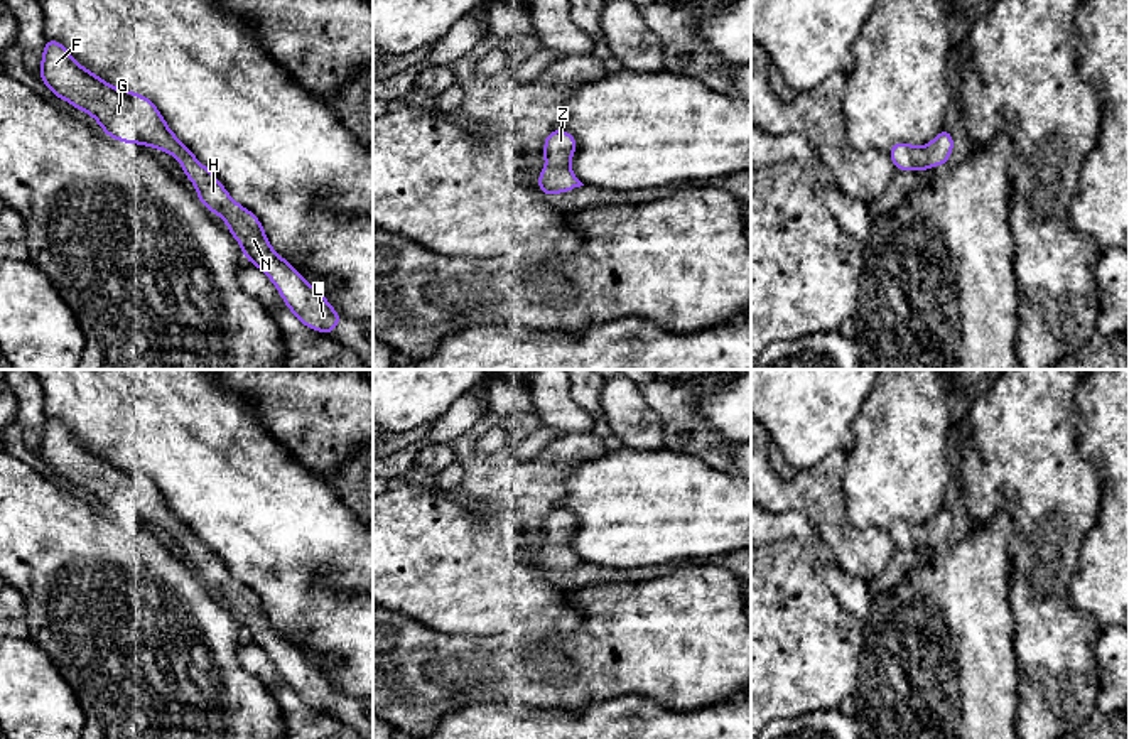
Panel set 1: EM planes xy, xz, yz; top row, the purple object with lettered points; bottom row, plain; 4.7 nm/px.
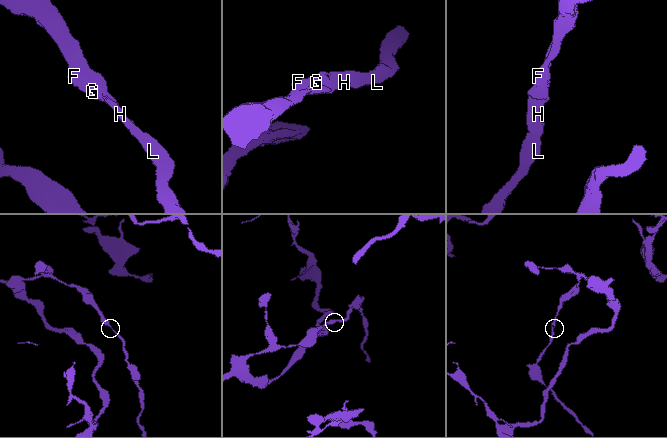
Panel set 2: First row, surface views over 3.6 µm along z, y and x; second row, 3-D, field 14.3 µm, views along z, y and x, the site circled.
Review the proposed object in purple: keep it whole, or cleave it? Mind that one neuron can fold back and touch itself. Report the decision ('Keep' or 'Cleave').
Keep

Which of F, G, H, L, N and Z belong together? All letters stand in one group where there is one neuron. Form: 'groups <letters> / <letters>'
groups F G H L N Z

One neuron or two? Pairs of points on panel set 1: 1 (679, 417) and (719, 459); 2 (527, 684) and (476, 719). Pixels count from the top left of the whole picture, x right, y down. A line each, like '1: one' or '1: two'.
1: one
2: two

